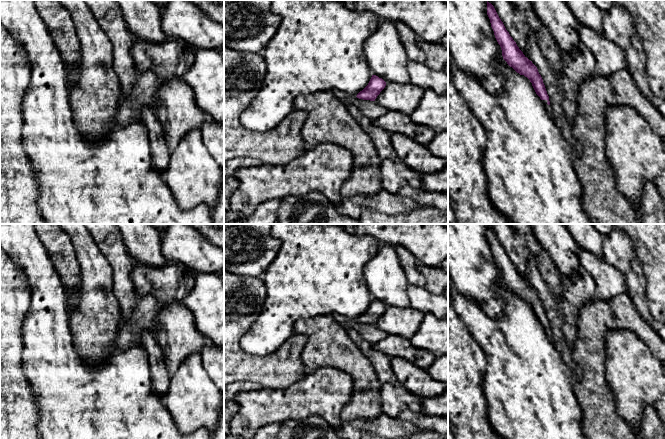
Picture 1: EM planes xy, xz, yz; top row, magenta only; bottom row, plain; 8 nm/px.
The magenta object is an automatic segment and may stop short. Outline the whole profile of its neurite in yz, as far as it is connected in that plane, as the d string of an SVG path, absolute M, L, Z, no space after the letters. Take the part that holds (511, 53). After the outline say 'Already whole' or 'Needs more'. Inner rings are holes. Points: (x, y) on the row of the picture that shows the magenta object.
M488 1L487 15L490 19L495 38L501 47L503 59L517 73L524 75L530 80L536 94L543 101L546 110L552 116L553 109L550 105L549 96L537 67L519 49L499 18L494 6Z. Needs more

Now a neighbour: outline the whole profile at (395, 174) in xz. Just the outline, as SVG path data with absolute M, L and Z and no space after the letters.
M400 159L383 160L380 165L380 176L383 189L393 194L399 194L400 189L405 186L424 190L421 174L411 170Z

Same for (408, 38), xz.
M403 22L394 23L409 60L425 63L426 53L418 46L418 36Z

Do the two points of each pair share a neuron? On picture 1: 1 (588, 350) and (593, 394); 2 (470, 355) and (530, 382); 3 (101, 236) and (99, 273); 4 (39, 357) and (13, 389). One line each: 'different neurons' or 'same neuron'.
1: same neuron
2: different neurons
3: different neurons
4: different neurons

